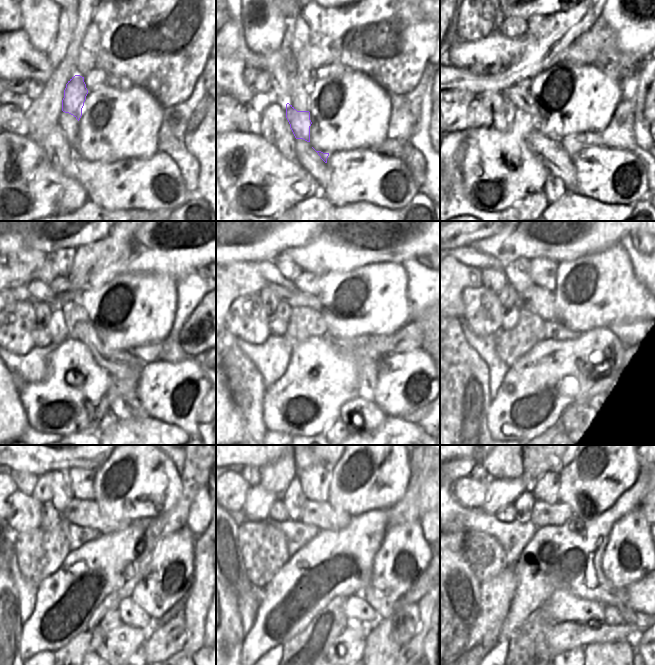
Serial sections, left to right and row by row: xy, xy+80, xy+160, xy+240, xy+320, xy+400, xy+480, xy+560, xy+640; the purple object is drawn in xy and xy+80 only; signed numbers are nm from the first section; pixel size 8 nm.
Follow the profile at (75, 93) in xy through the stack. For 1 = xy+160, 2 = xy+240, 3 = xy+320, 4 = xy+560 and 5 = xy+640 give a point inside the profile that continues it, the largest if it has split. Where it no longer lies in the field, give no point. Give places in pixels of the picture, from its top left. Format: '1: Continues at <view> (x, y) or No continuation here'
1: Continues at xy+160 (556, 160)
2: Continues at xy+240 (124, 406)
3: Continues at xy+320 (359, 416)
4: Continues at xy+560 (348, 648)
5: Continues at xy+640 (576, 648).

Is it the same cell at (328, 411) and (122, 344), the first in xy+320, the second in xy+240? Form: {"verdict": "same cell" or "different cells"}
{"verdict": "different cells"}

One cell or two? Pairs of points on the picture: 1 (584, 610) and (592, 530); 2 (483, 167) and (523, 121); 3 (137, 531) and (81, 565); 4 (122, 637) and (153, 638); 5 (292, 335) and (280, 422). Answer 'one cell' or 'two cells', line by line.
1: two cells
2: one cell
3: one cell
4: two cells
5: one cell

